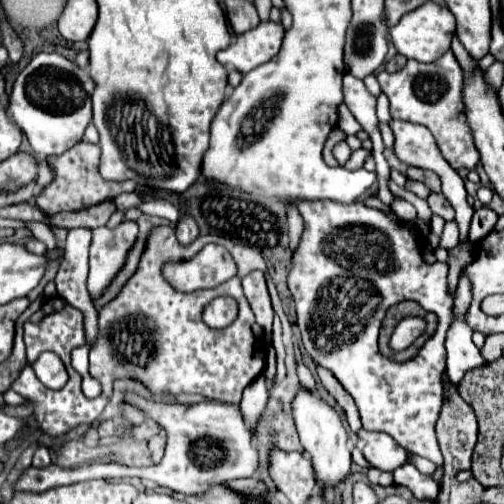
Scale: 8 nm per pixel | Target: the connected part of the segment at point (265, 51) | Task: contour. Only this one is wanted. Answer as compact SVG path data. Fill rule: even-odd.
M264 21L258 27L238 35L230 47L218 51L218 61L224 67L232 67L240 73L248 73L254 67L270 61L278 53L282 45L282 37L284 37L284 29L280 23Z

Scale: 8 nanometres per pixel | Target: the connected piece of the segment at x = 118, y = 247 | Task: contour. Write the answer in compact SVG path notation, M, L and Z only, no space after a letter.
M124 221L116 229L98 227L92 229L90 243L90 273L88 273L88 293L96 301L112 279L120 273L126 263L126 255L138 237L138 225L134 221Z

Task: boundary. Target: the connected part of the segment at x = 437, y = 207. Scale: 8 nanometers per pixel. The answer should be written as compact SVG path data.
M430 193L426 201L428 201L428 205L430 205L430 209L432 209L434 215L440 215L446 221L452 221L454 219L454 209L450 209L450 203L446 201L446 197L442 193L440 195Z

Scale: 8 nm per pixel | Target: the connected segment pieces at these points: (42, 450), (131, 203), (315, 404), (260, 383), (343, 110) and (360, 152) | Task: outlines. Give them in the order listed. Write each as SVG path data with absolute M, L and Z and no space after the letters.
M40 443L34 453L34 467L47 467L51 464L51 457L48 448Z
M124 193L118 196L118 210L127 211L130 208L136 207L141 202L141 197L138 193Z
M300 389L298 397L294 399L294 421L300 435L300 443L304 451L310 455L318 487L324 493L328 489L340 487L342 481L348 477L352 465L352 457L348 449L348 433L342 425L340 415L326 401L322 401L318 393L308 393L306 389Z
M256 377L246 389L244 389L244 397L240 401L240 409L242 409L242 417L246 421L246 425L250 427L252 433L256 433L258 421L264 413L268 401L268 387L264 377Z
M342 105L342 107L338 109L338 115L340 115L340 119L338 119L338 127L340 127L342 131L346 131L346 135L356 135L358 131L362 131L360 123L354 119L354 115L348 111L346 105Z
M363 147L354 151L352 153L351 157L349 158L349 160L344 165L345 168L347 168L349 170L357 170L357 169L361 168L364 164L365 159L370 154L371 154L371 151L368 151L367 149L365 149Z

